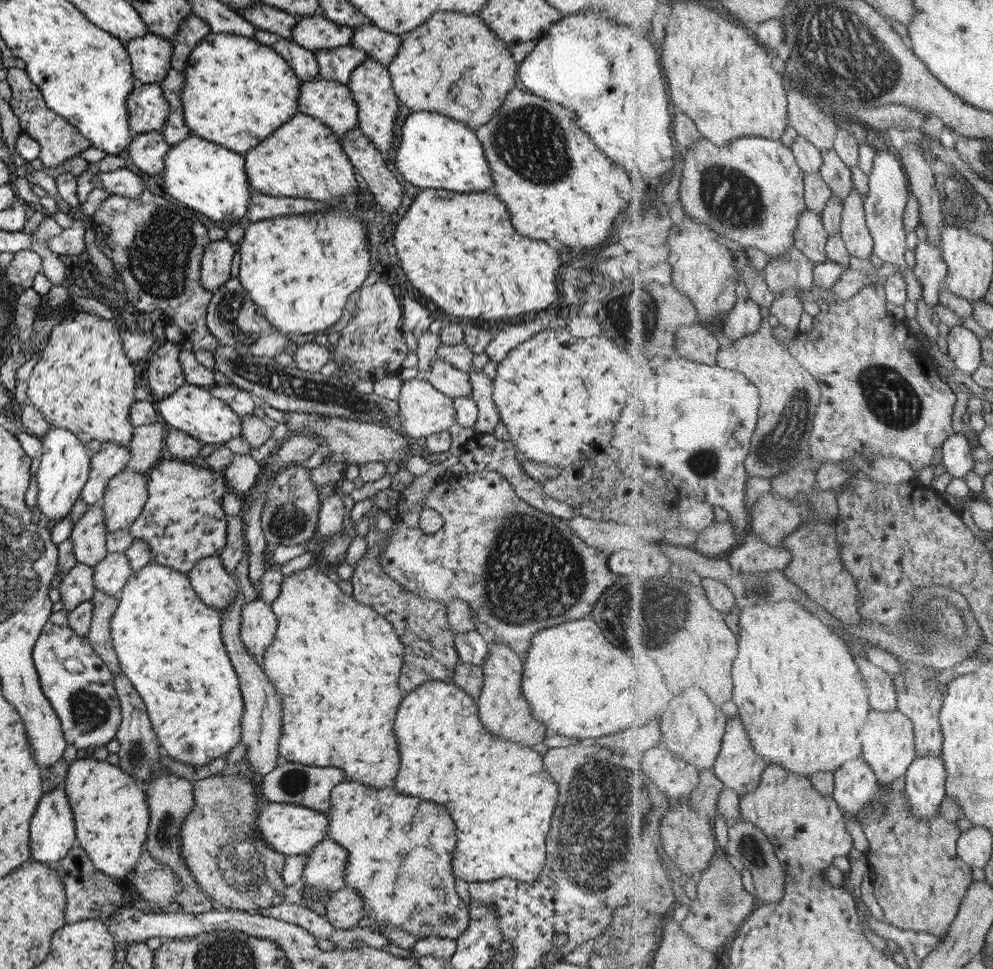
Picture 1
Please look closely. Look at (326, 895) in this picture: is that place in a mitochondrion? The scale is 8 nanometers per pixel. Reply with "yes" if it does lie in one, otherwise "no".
no

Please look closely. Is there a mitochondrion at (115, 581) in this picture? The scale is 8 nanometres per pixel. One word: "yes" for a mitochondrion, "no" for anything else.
no

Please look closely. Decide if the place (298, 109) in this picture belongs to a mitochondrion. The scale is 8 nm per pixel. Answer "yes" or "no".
no

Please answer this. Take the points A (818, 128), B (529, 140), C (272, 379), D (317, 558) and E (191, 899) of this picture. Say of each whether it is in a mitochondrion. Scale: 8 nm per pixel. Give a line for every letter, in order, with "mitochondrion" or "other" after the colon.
A: other
B: mitochondrion
C: mitochondrion
D: other
E: mitochondrion

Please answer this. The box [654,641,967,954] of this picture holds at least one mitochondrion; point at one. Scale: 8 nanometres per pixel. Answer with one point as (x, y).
(753, 849)

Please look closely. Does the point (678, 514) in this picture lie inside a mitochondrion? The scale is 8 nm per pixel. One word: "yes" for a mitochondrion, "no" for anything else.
no

